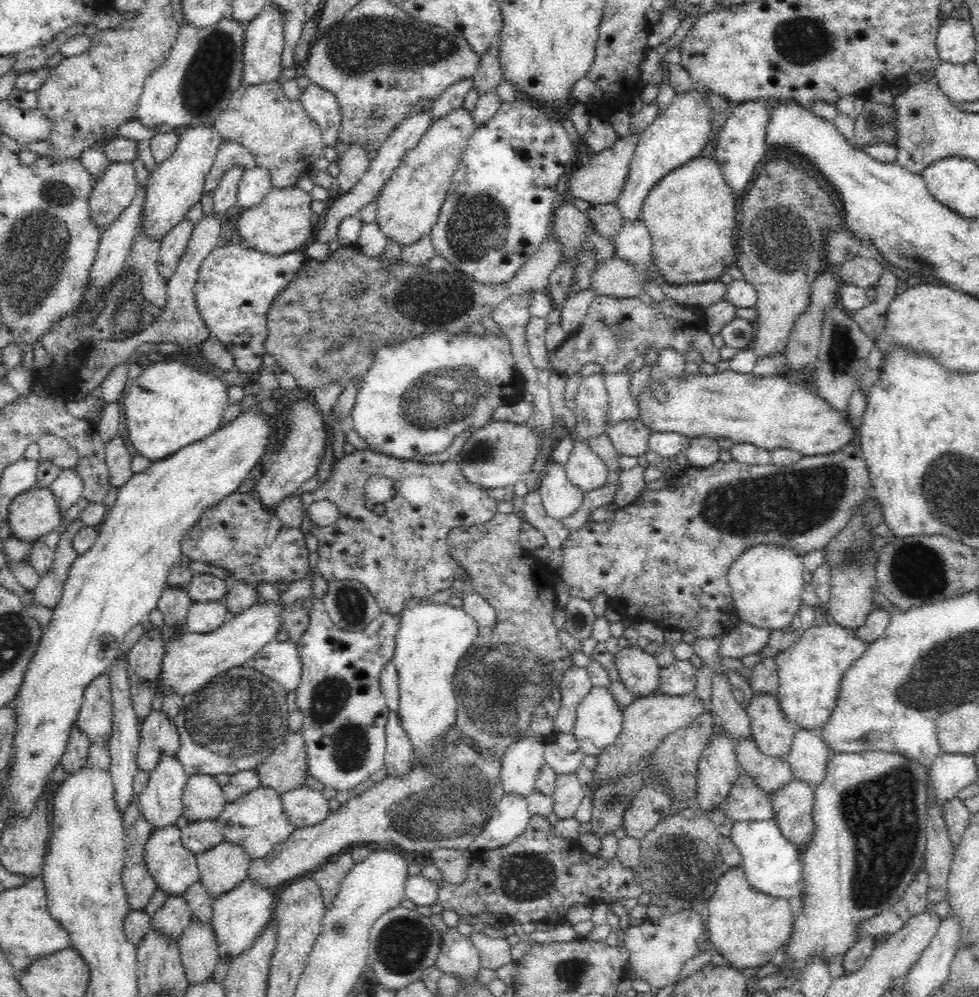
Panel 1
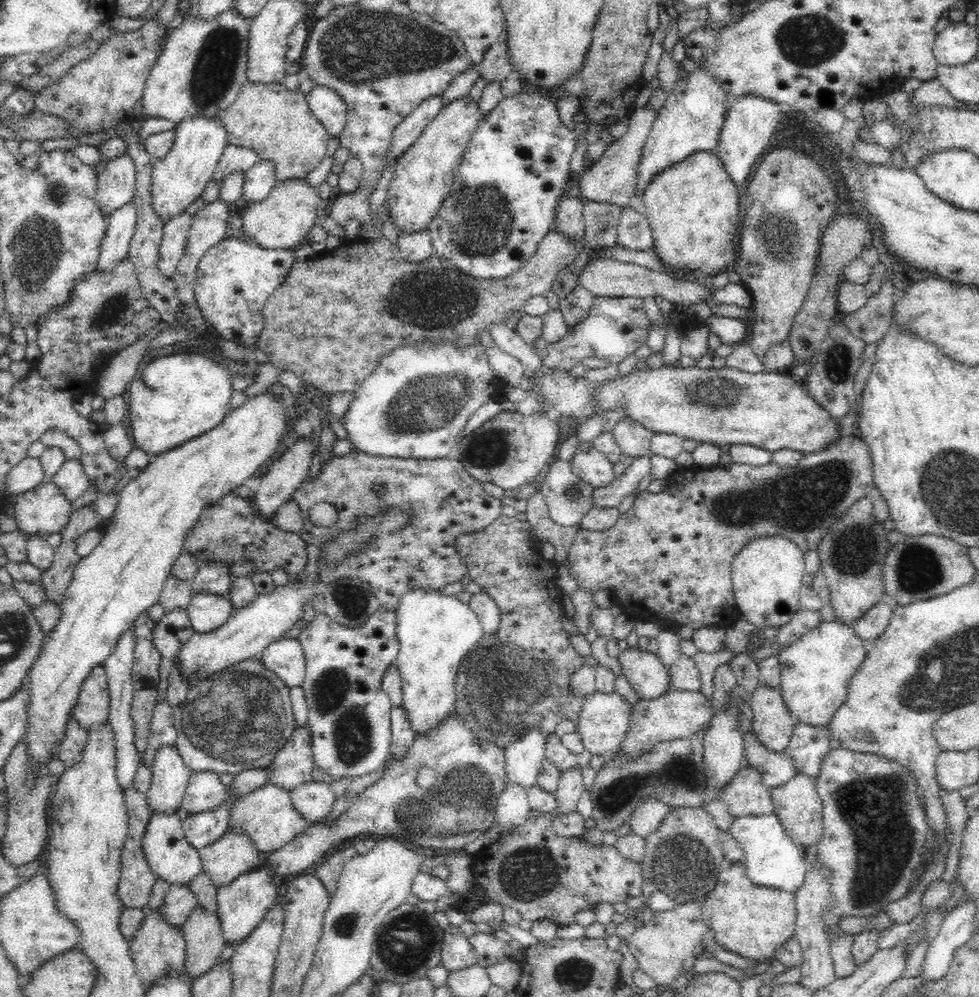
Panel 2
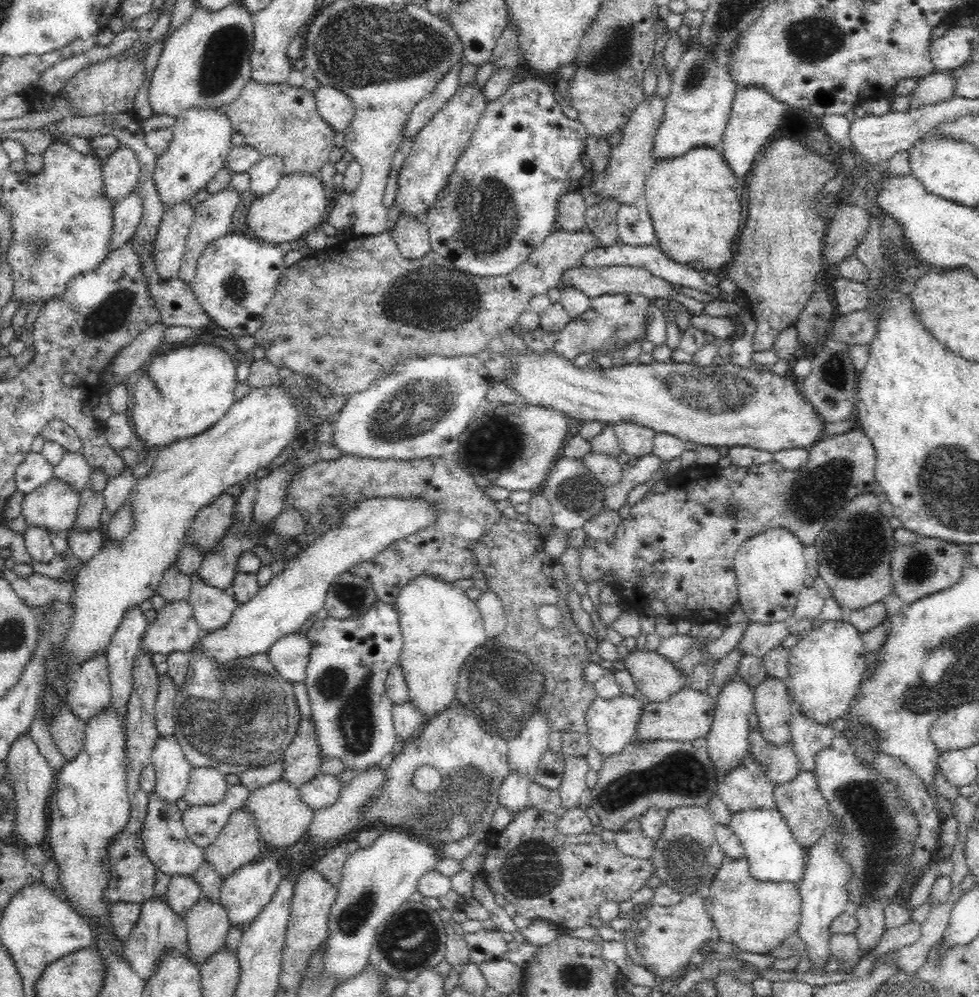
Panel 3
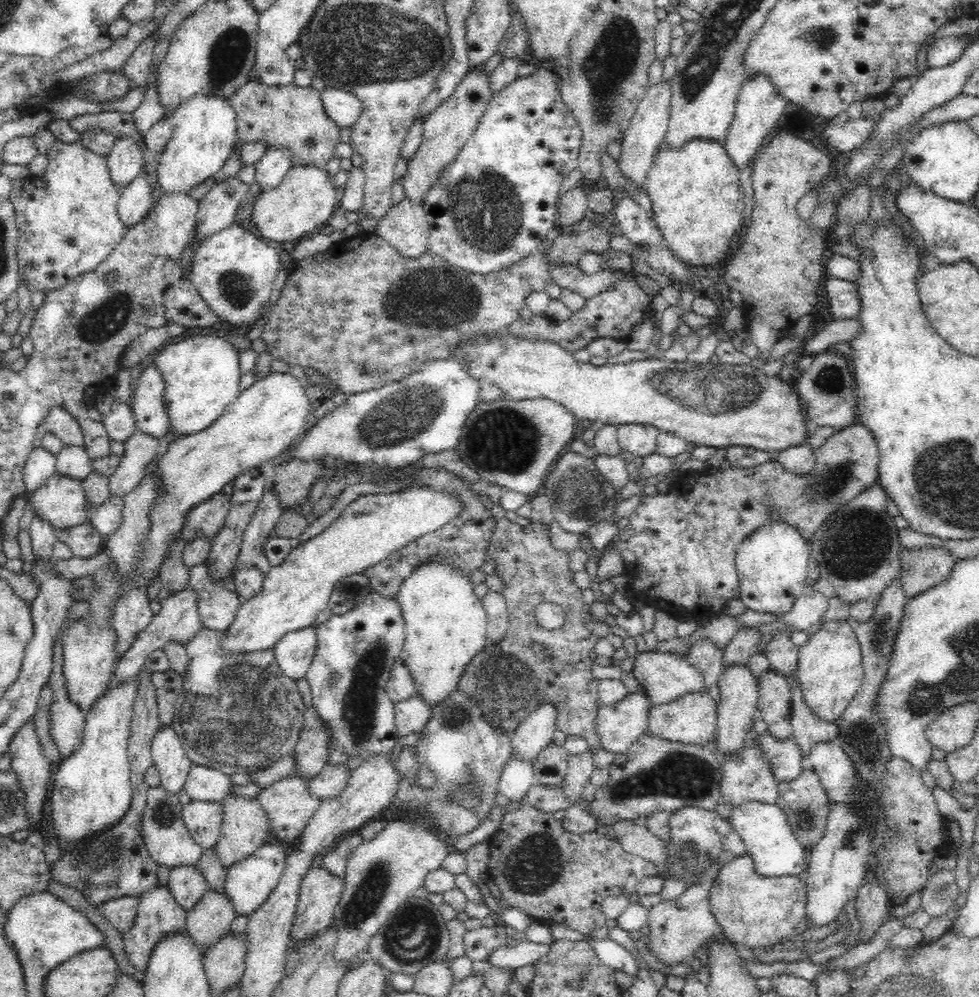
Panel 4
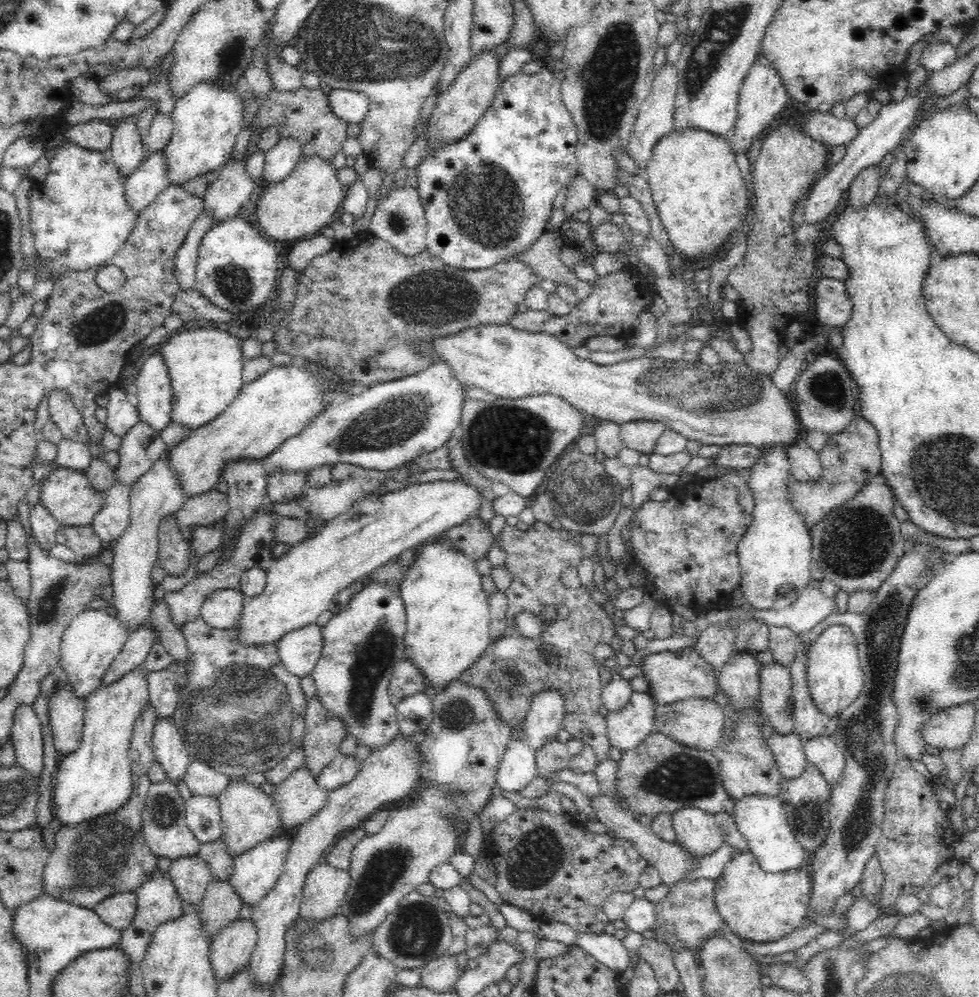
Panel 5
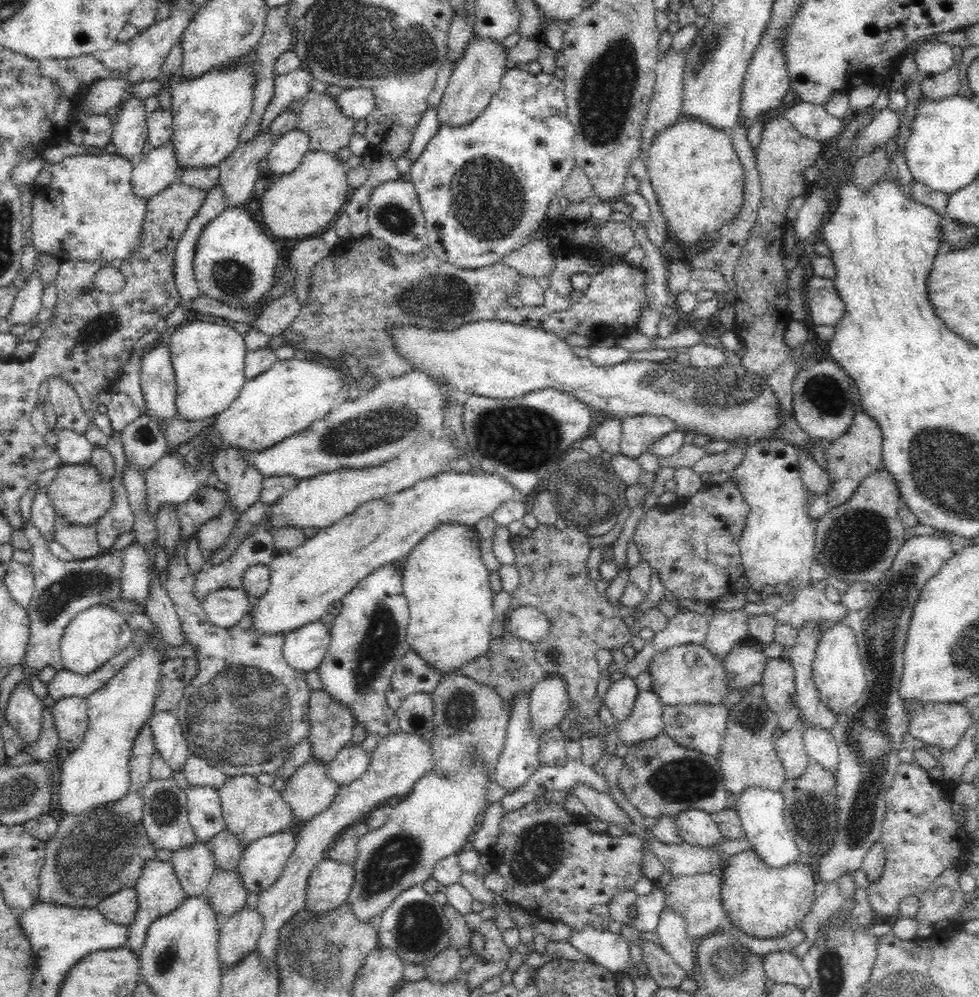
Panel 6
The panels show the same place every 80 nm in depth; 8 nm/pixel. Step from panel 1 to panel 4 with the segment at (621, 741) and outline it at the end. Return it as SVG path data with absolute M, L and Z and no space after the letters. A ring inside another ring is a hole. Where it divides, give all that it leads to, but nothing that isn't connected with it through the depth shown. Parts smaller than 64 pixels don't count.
M708 692L688 693L666 704L650 705L648 733L684 744L711 746L718 730L717 708L718 703L710 697Z

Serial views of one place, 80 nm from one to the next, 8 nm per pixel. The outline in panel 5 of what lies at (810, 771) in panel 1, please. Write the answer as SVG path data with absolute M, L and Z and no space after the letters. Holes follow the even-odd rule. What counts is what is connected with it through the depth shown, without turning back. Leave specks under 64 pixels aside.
M800 642L790 664L792 681L794 732L801 740L810 737L832 736L838 725L837 717L822 714L812 700L807 679L807 654L810 644Z

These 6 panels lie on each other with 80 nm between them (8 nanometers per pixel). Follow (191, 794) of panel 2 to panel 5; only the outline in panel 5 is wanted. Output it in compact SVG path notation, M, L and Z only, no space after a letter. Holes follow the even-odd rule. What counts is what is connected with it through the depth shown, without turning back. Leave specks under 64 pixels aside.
M192 759L187 764L183 774L183 780L189 790L202 796L220 796L231 779L227 774L196 759Z

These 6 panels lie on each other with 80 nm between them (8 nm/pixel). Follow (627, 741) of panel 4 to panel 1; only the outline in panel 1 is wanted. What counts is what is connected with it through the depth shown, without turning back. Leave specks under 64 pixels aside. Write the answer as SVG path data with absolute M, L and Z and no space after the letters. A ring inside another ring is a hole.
M592 687L577 706L574 737L586 755L600 754L622 734L623 708L616 697L602 687Z

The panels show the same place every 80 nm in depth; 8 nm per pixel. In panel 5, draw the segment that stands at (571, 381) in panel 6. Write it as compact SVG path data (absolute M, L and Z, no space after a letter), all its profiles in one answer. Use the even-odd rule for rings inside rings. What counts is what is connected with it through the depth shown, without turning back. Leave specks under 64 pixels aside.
M478 324L478 326L468 326L468 328L462 328L460 332L456 334L448 334L448 336L440 336L436 340L430 340L426 342L426 345L430 345L432 353L436 355L436 360L444 361L444 364L448 365L448 368L452 369L452 373L455 374L456 379L460 381L460 385L469 390L470 388L480 388L484 392L500 398L516 399L526 396L532 396L534 394L555 394L560 398L563 398L566 402L569 402L574 408L577 408L580 412L585 413L588 416L600 418L601 421L610 420L622 424L624 422L630 422L632 420L654 420L656 422L663 422L670 429L679 432L684 438L688 440L698 440L702 445L718 445L720 447L726 447L732 444L750 444L755 448L762 449L771 445L794 445L804 433L801 430L800 421L796 417L796 409L793 398L788 399L774 383L772 383L771 377L768 375L756 372L748 365L742 363L730 363L720 362L715 365L707 365L704 363L692 361L674 361L663 359L662 357L638 357L631 358L630 360L620 361L611 365L602 366L592 362L590 359L583 359L576 356L573 353L572 347L564 344L558 337L553 334L546 334L544 332L528 332L527 330L518 330L508 324Z

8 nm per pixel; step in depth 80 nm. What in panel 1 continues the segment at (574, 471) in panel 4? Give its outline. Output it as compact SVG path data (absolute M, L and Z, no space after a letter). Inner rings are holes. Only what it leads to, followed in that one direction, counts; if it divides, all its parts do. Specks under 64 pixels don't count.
M550 460L544 466L536 491L542 496L548 516L561 523L580 510L586 496L570 482L566 466Z

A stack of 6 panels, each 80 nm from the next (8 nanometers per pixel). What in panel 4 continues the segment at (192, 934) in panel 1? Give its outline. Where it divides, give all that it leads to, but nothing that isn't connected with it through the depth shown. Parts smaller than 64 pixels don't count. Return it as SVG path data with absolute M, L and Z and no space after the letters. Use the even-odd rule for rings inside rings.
M208 888L203 897L186 911L186 931L200 949L206 950L218 943L232 928L237 914L223 890Z

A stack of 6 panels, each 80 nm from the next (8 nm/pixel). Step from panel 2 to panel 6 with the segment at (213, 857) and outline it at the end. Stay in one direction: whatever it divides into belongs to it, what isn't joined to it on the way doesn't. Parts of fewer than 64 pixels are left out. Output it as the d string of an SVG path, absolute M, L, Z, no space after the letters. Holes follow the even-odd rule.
M228 775L226 782L217 791L221 798L223 819L227 828L236 835L236 838L246 844L262 836L282 832L288 828L297 828L301 824L297 818L293 817L295 812L285 801L282 793L277 789L262 785L254 775Z

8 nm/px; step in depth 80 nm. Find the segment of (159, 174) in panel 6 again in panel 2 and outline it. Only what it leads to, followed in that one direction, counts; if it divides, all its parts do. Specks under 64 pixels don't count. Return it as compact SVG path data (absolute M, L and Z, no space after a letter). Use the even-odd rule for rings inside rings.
M133 200L110 212L106 234L102 239L98 270L110 270L118 260L126 258L137 224L137 206Z

